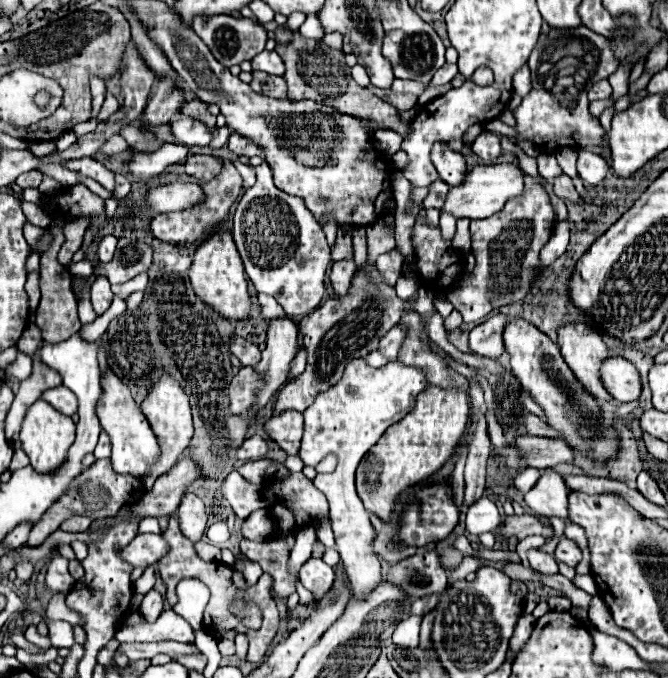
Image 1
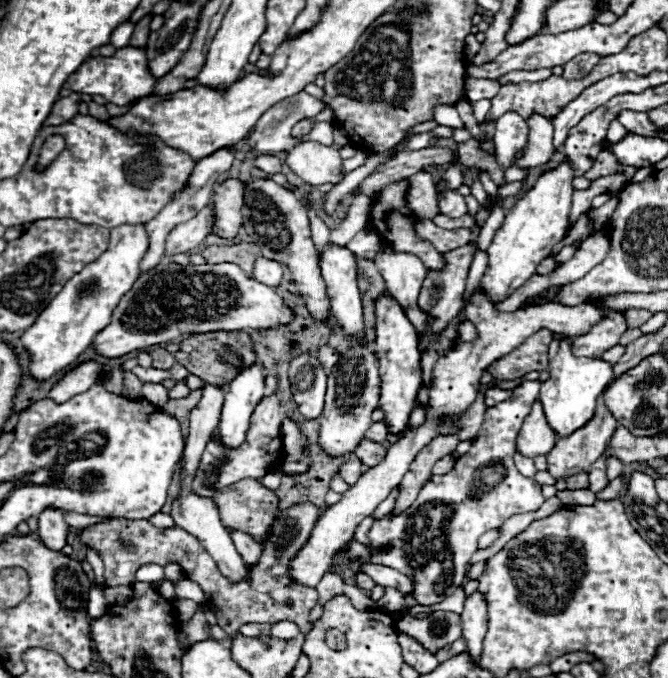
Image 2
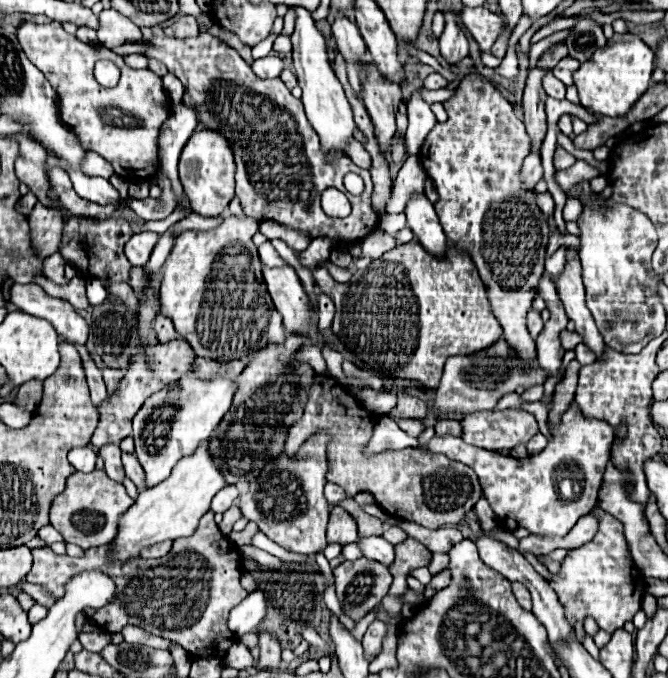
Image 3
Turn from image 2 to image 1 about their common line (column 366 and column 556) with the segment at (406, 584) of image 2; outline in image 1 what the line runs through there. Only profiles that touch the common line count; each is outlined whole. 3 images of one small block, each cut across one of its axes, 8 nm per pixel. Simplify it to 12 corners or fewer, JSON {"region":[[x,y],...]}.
{"region":[[528,550],[532,568],[542,574],[558,574],[552,556],[540,550]]}

